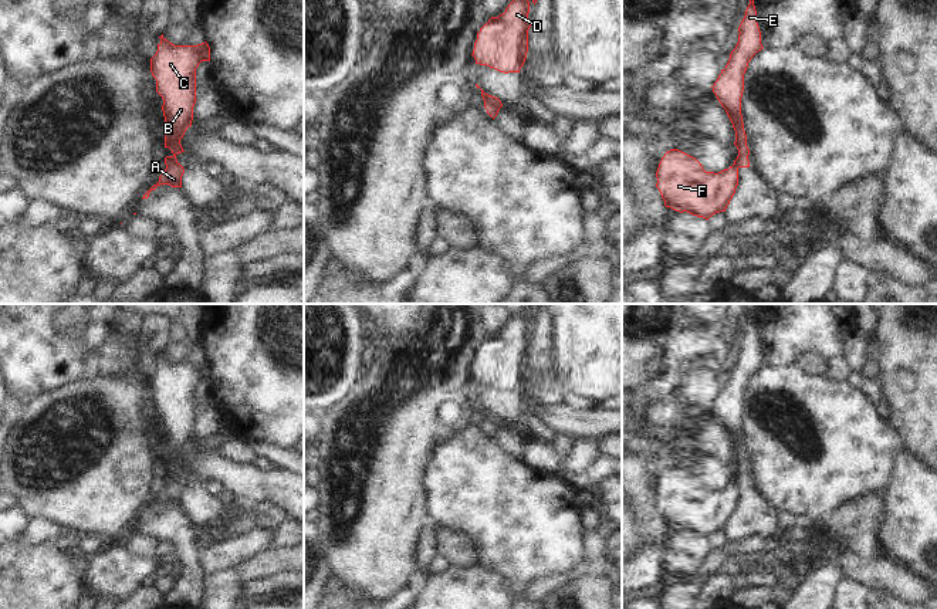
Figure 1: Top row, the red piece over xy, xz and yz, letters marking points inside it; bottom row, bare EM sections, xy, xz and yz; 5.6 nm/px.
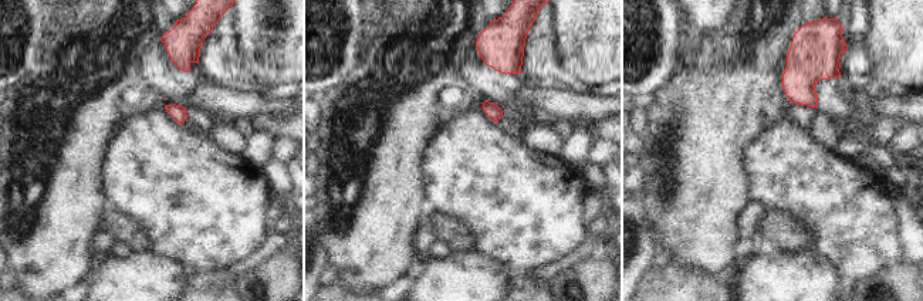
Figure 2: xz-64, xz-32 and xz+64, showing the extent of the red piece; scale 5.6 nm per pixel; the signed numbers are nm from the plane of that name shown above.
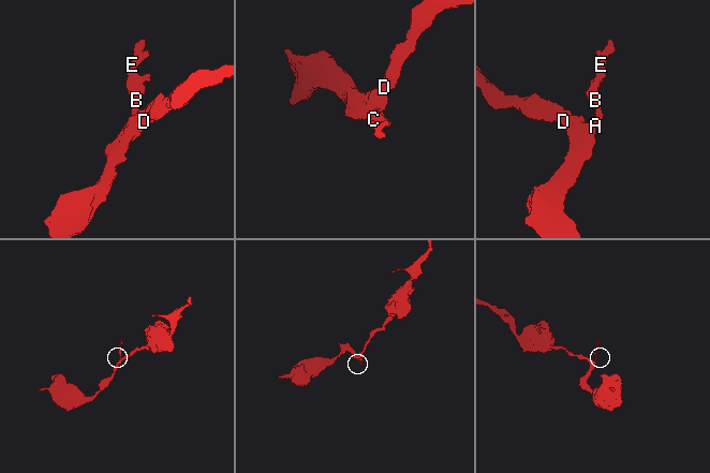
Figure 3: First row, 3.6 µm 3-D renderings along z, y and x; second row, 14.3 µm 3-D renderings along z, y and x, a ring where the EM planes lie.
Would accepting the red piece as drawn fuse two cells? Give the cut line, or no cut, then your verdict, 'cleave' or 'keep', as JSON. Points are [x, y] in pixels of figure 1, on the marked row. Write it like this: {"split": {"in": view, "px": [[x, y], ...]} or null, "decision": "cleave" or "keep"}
{"split": {"in": "xz", "px": [[484, 101], [493, 101], [500, 107]]}, "decision": "cleave"}

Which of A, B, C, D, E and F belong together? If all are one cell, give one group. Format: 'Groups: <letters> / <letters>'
Groups: A D F / B C E

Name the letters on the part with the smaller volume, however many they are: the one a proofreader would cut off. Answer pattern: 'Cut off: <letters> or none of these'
Cut off: B, C, E

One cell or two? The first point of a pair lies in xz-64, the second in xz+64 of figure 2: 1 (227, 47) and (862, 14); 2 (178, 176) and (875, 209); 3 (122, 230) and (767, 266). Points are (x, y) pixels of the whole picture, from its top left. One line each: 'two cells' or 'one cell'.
1: one cell
2: one cell
3: two cells

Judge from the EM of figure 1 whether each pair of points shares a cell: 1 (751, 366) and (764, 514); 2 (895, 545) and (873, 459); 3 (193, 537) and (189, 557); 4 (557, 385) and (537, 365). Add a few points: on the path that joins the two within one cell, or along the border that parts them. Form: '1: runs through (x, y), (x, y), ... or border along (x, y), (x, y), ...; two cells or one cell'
1: runs through (733, 403), (733, 428), (740, 440), (743, 477); one cell
2: border along (895, 462), (889, 481), (882, 493); two cells
3: runs through (189, 541), (189, 552); one cell
4: runs through (552, 381), (541, 369); one cell

